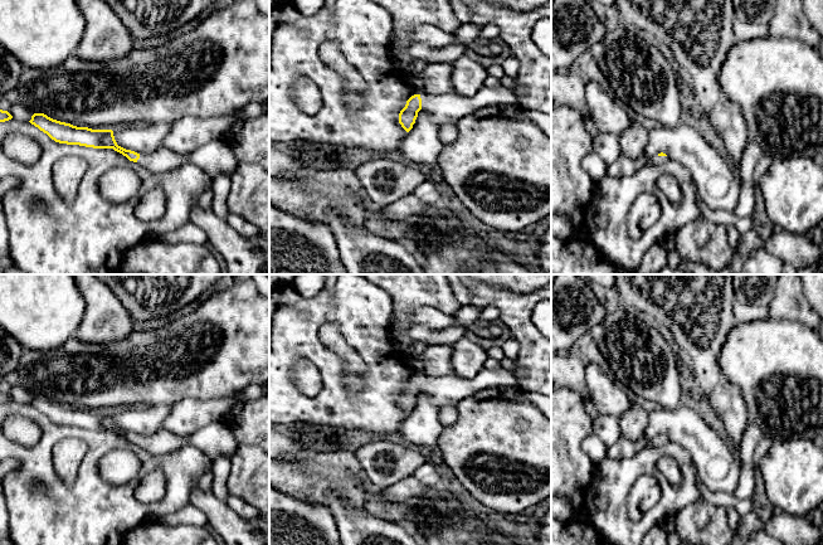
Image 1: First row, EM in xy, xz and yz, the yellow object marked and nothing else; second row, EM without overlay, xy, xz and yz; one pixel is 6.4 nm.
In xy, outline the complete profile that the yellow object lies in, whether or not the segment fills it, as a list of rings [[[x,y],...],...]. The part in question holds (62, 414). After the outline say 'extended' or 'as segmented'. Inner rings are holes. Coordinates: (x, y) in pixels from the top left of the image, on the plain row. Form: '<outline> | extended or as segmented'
[[[34,395],[29,404],[47,415],[55,424],[93,430],[113,430],[126,438],[130,443],[138,444],[156,456],[162,456],[184,446],[193,446],[200,449],[210,459],[216,459],[223,456],[232,461],[232,457],[239,446],[232,429],[220,422],[200,428],[189,437],[180,437],[165,429],[159,429],[154,434],[140,437],[118,428],[112,412],[77,409],[70,405],[53,402],[44,395]]] | extended

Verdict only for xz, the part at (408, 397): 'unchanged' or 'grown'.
grown

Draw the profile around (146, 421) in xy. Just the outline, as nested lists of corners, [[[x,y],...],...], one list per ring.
[[[160,404],[141,409],[123,408],[112,412],[118,428],[140,437],[154,434],[162,429],[162,423],[171,410],[170,405]]]

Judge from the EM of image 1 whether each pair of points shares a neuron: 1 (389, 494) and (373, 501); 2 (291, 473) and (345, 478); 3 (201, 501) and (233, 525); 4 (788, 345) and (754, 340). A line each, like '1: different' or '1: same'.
1: different
2: same
3: same
4: same

